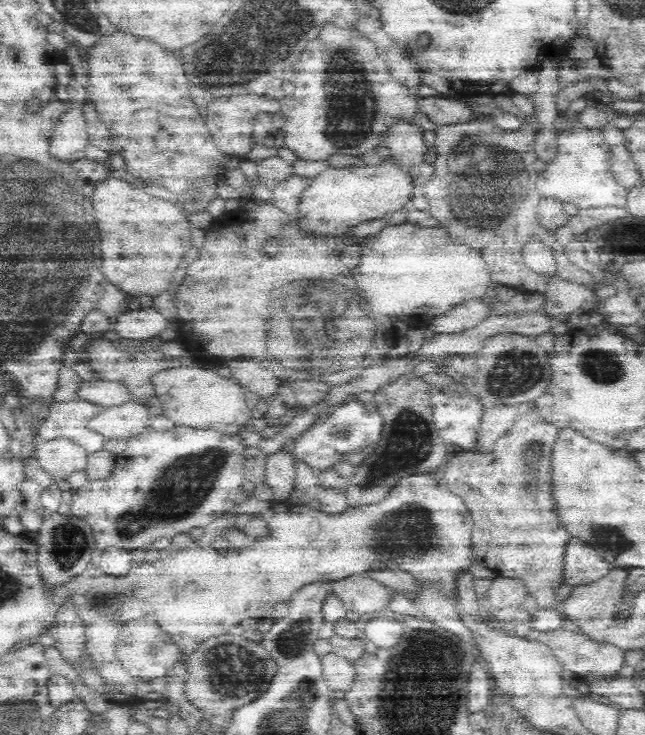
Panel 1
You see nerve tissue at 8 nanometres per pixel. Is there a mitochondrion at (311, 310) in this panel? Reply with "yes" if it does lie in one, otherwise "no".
yes

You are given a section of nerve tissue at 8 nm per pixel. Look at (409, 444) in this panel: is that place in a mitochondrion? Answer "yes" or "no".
yes

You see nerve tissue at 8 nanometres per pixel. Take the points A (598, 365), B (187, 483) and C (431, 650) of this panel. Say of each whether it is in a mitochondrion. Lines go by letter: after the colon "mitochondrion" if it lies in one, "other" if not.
A: mitochondrion
B: mitochondrion
C: mitochondrion

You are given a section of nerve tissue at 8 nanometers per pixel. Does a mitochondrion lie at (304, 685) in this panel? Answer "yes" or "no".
yes

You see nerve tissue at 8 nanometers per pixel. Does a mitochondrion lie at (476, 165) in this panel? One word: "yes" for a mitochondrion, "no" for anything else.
yes

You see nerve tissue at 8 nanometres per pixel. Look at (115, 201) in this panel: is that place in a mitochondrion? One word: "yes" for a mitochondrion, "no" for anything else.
no

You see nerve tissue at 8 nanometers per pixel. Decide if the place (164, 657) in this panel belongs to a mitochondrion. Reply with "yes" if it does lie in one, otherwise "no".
no

